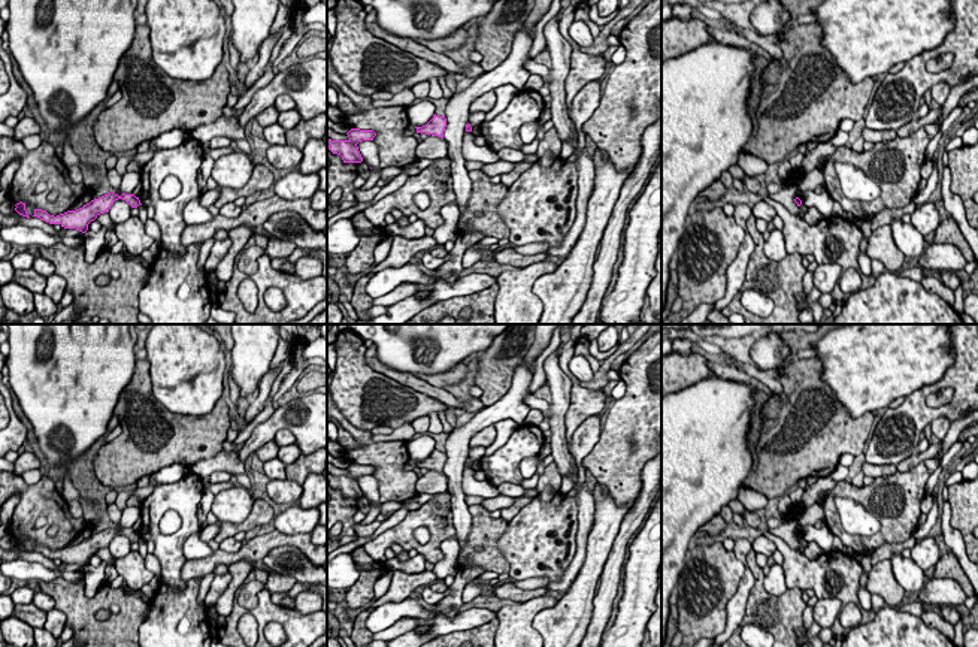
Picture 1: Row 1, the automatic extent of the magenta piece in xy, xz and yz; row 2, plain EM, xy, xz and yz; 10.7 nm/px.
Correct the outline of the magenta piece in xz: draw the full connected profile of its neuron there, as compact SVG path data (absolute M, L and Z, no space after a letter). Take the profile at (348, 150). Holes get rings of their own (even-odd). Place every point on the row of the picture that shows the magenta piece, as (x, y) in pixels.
M351 129L348 133L348 140L327 140L327 146L333 154L342 157L343 163L361 163L363 157L358 151L357 143L363 140L373 140L376 133L373 130Z

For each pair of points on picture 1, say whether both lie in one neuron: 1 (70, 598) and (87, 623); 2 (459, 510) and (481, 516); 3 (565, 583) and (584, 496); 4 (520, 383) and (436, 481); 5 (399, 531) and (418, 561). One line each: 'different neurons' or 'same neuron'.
1: same neuron
2: different neurons
3: same neuron
4: different neurons
5: different neurons

